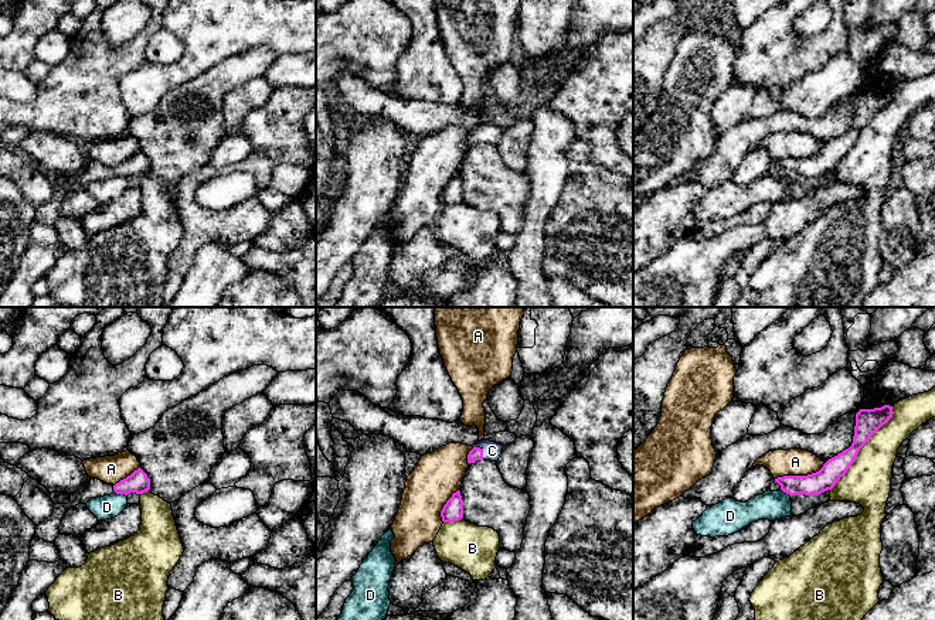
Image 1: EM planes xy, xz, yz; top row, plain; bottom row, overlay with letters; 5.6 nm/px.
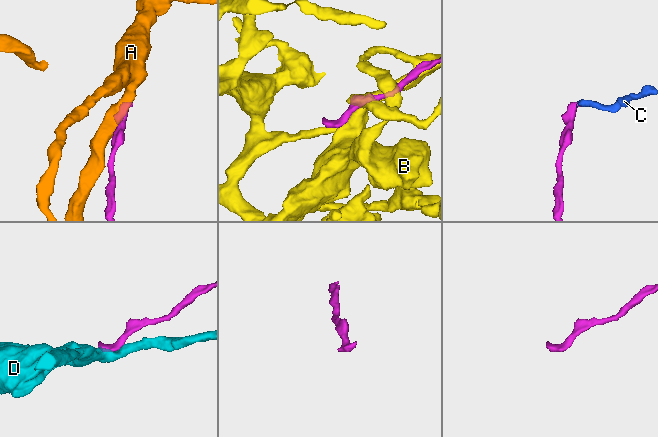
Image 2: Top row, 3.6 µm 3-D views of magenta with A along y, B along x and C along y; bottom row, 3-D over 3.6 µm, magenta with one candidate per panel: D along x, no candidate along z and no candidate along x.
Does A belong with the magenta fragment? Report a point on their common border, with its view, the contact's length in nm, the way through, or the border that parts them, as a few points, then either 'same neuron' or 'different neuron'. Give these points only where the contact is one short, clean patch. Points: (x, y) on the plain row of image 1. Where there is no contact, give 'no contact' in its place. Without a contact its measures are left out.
contact yz (799, 159); length 300 nm; different neuron

